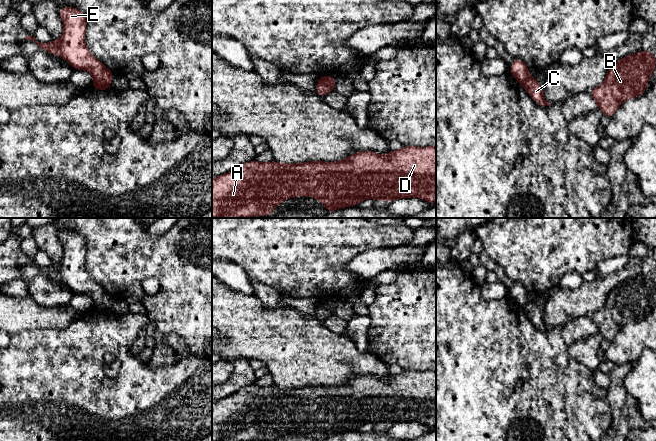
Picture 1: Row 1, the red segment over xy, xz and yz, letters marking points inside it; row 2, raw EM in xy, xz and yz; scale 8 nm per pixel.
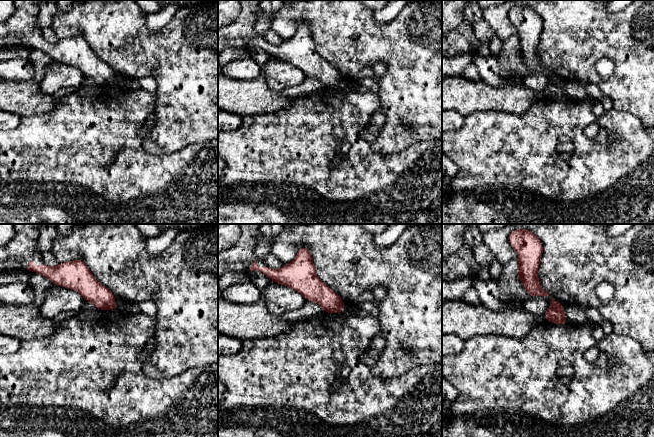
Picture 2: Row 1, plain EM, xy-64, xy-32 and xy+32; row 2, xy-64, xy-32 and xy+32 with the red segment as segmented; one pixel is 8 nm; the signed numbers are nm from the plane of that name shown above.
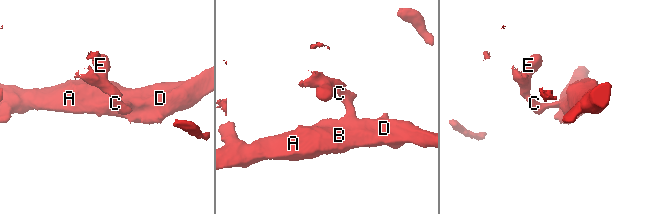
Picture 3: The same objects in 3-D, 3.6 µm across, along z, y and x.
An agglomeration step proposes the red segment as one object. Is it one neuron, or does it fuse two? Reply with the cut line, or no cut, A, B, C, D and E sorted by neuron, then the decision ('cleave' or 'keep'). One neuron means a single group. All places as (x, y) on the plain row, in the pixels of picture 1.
xy (94, 303), (109, 308) | A B C D / E | cleave

